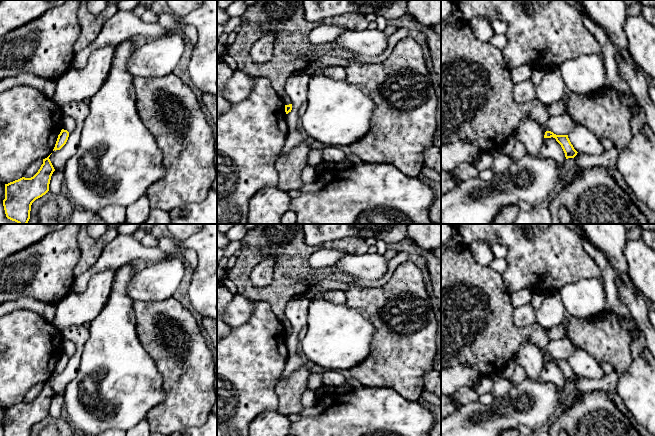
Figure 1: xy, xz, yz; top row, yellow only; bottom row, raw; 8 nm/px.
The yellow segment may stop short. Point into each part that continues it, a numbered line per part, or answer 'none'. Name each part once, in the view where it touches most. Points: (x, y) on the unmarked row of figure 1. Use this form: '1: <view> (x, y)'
none

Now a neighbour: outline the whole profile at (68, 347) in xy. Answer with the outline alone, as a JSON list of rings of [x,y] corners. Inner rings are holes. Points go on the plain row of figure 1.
[[[68,340],[62,342],[62,353],[67,354],[69,357],[74,355],[76,352],[76,346]]]

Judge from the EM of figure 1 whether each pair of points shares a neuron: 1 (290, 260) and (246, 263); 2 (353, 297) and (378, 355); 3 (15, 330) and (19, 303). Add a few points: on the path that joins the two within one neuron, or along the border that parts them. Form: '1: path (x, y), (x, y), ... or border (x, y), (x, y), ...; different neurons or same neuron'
1: path (279, 250), (261, 250), (257, 252); same neuron
2: path (368, 309), (380, 321), (380, 340); same neuron
3: border (10, 312), (16, 309), (30, 309), (41, 315); different neurons

